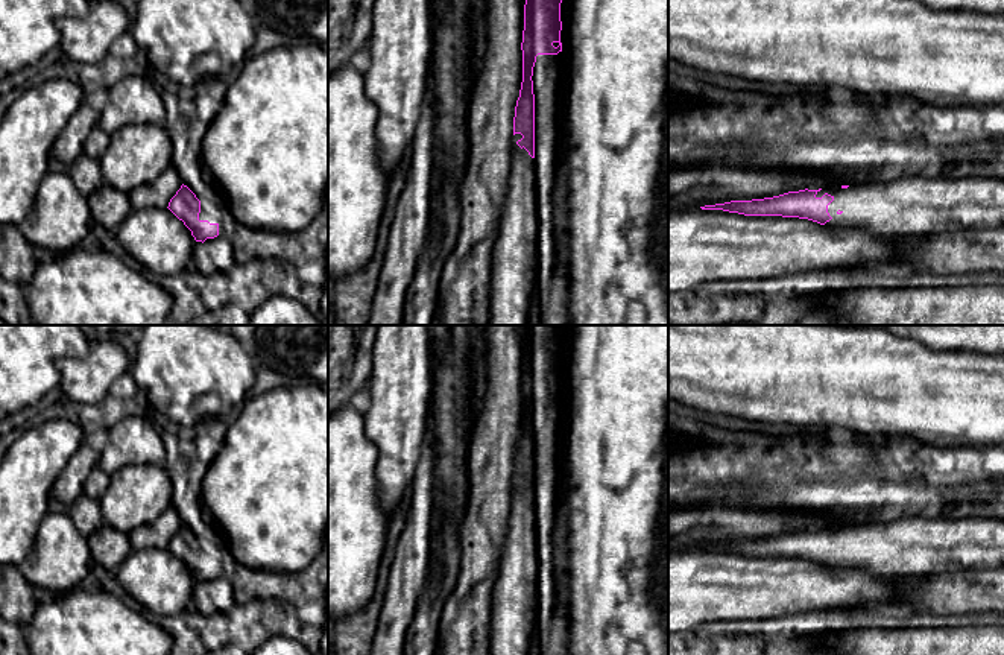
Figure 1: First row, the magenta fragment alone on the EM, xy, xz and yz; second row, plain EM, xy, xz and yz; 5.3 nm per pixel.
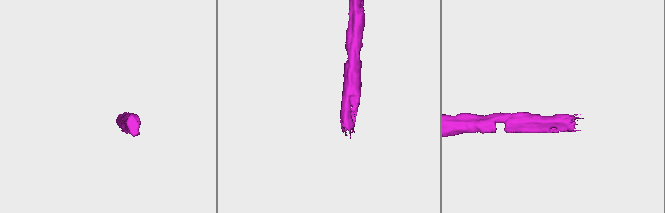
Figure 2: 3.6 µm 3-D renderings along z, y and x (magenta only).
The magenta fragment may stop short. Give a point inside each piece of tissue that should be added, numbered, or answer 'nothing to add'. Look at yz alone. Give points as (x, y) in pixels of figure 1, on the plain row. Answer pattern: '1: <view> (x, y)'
1: yz (910, 546)

